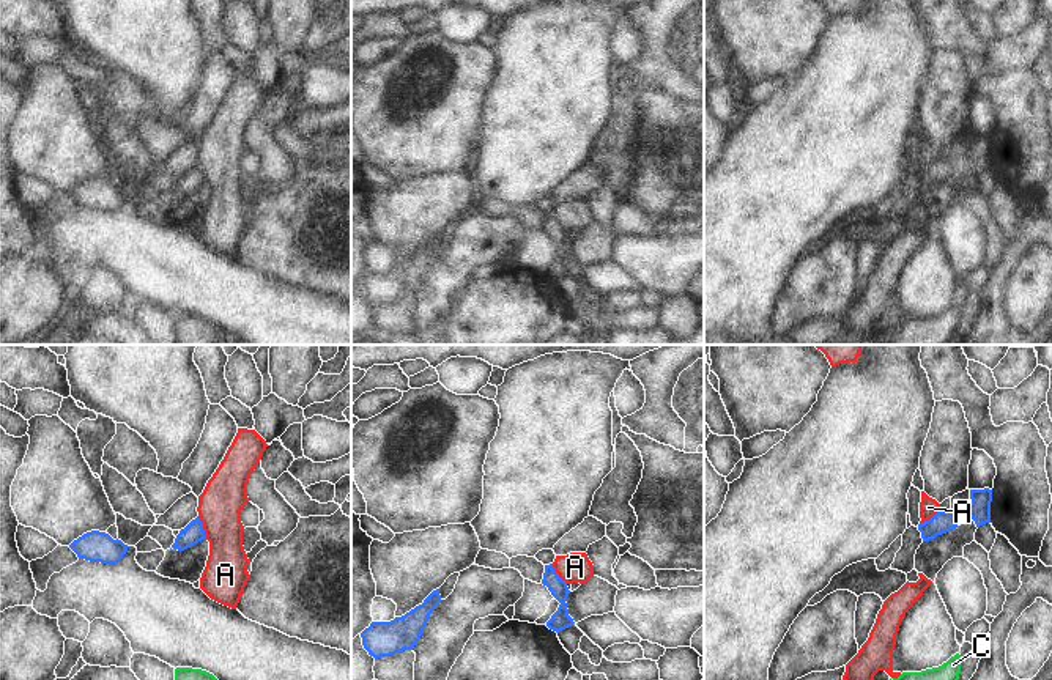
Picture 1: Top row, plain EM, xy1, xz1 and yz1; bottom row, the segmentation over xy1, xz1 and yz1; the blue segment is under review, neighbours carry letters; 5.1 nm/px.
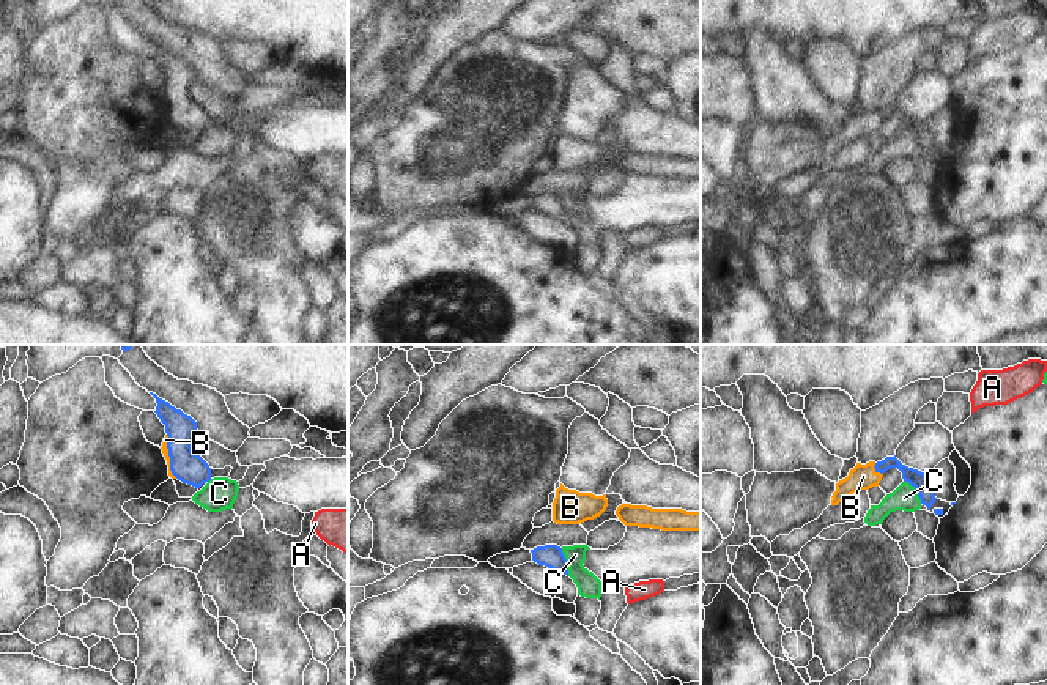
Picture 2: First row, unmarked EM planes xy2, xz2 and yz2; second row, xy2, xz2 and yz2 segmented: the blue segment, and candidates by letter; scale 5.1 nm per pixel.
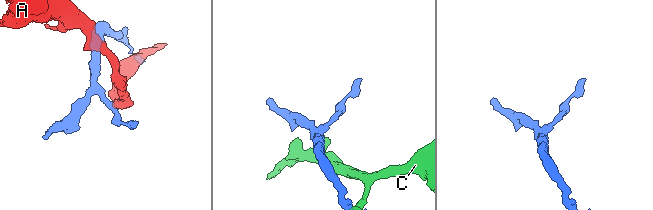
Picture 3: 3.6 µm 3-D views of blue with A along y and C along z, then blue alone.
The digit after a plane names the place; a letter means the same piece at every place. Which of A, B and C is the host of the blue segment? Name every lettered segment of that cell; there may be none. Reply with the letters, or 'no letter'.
B

